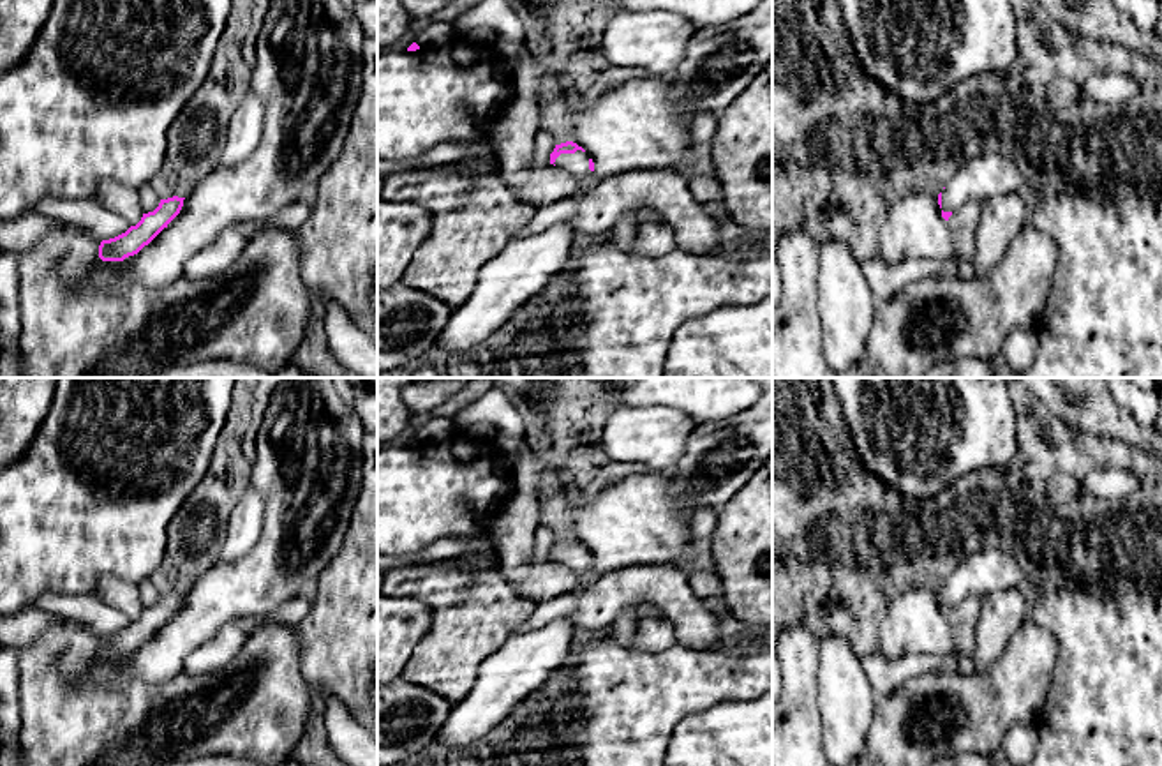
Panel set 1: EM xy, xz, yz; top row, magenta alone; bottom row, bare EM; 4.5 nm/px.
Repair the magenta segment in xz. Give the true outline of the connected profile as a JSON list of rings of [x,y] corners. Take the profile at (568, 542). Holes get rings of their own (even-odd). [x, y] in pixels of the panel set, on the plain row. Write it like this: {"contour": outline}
{"contour": [[[573,537],[555,540],[550,549],[550,559],[564,563],[577,572],[585,572],[594,567],[594,558],[589,549]]]}

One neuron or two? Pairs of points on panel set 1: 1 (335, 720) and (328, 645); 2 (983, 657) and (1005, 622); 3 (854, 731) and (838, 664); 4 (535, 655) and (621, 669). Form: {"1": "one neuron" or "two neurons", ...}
{"1": "two neurons", "2": "one neuron", "3": "one neuron", "4": "two neurons"}

